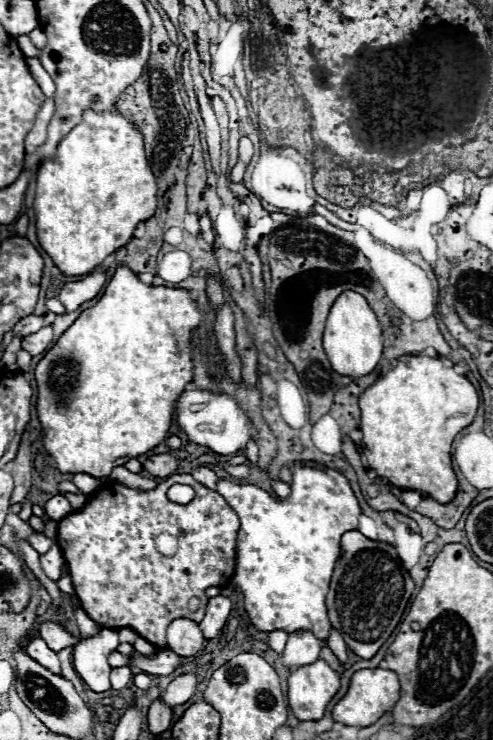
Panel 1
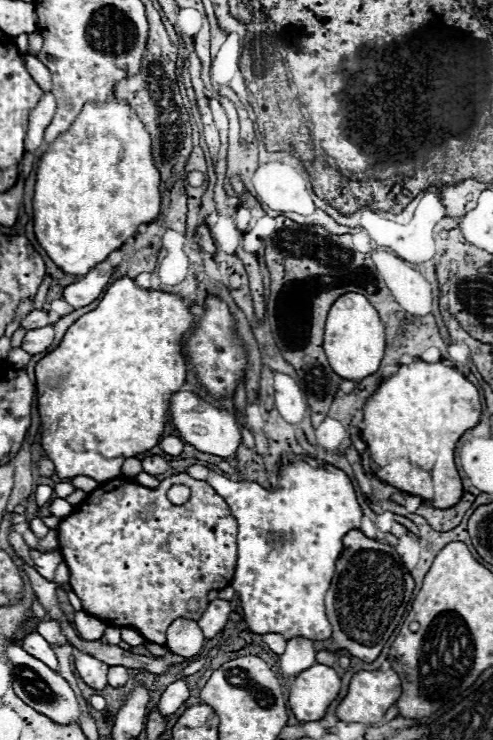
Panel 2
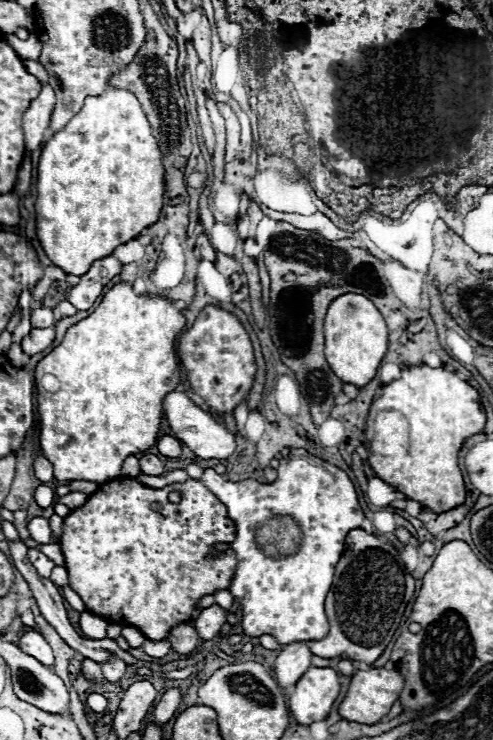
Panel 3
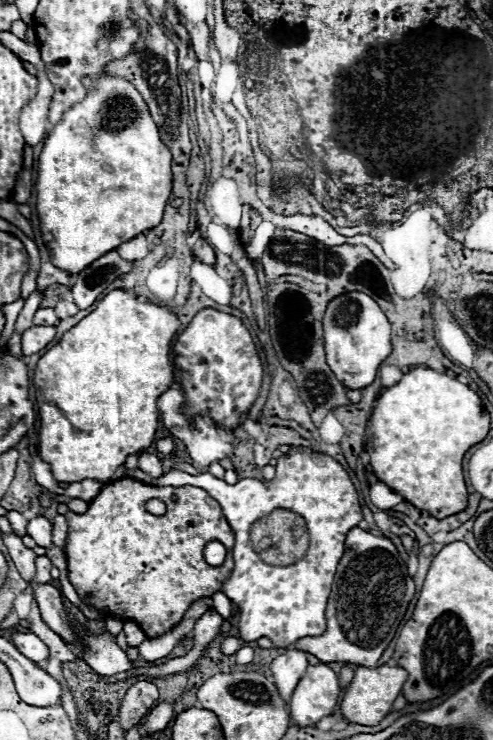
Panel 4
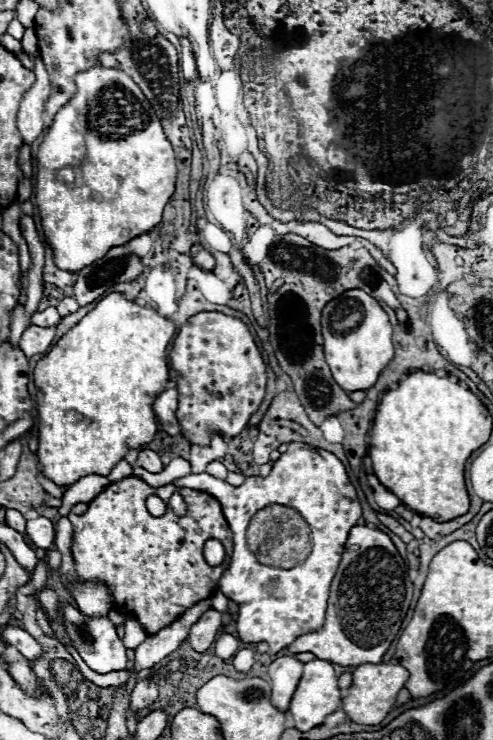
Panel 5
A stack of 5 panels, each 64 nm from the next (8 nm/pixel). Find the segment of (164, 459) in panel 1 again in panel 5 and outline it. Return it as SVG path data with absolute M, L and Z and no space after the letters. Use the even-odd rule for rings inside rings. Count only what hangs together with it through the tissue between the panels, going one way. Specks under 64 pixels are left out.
M142 450L142 452L140 452L140 456L138 456L138 462L136 462L136 464L138 464L138 466L142 466L144 470L152 472L152 474L162 472L162 468L164 468L164 464L162 464L160 456L158 456L156 452L152 452L152 450Z

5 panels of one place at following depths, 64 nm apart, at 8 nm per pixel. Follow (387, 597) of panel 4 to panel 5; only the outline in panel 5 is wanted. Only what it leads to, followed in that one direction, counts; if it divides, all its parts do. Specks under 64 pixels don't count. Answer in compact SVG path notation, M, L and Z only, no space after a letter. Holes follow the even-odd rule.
M354 526L348 534L346 540L346 550L342 554L342 562L338 566L338 572L332 580L330 588L330 600L328 600L328 610L326 610L326 622L318 632L304 634L296 638L290 646L290 654L300 654L300 652L312 652L316 658L336 662L340 666L360 666L360 664L374 664L382 662L384 652L392 644L394 636L400 630L402 618L408 612L408 604L412 602L414 586L412 580L408 578L408 566L400 558L396 546L392 544L390 536L368 526Z

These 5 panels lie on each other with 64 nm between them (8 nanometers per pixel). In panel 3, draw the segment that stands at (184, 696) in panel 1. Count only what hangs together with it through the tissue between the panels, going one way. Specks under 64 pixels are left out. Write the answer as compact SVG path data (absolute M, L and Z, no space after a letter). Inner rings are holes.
M170 688L170 690L162 696L162 700L156 704L156 708L154 708L154 722L156 722L156 724L166 724L166 722L174 716L178 704L182 702L182 696L184 696L184 694L182 694L180 688Z

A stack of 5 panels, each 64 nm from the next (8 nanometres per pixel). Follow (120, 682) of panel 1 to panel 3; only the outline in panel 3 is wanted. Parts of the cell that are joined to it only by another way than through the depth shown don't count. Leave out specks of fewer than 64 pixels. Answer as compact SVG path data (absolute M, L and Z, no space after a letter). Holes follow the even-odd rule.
M108 660L108 662L102 662L102 672L106 676L108 682L120 682L124 678L124 672L126 672L126 664L122 660Z

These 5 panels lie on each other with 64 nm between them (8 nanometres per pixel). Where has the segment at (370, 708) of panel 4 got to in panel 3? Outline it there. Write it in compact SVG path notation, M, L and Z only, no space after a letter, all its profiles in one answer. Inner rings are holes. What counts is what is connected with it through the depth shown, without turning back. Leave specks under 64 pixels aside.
M370 668L370 670L358 670L352 676L350 688L342 704L338 706L338 714L348 720L348 722L358 722L358 724L374 724L382 720L382 716L388 714L390 706L398 700L400 692L404 686L404 678L398 670L384 670L384 668Z

